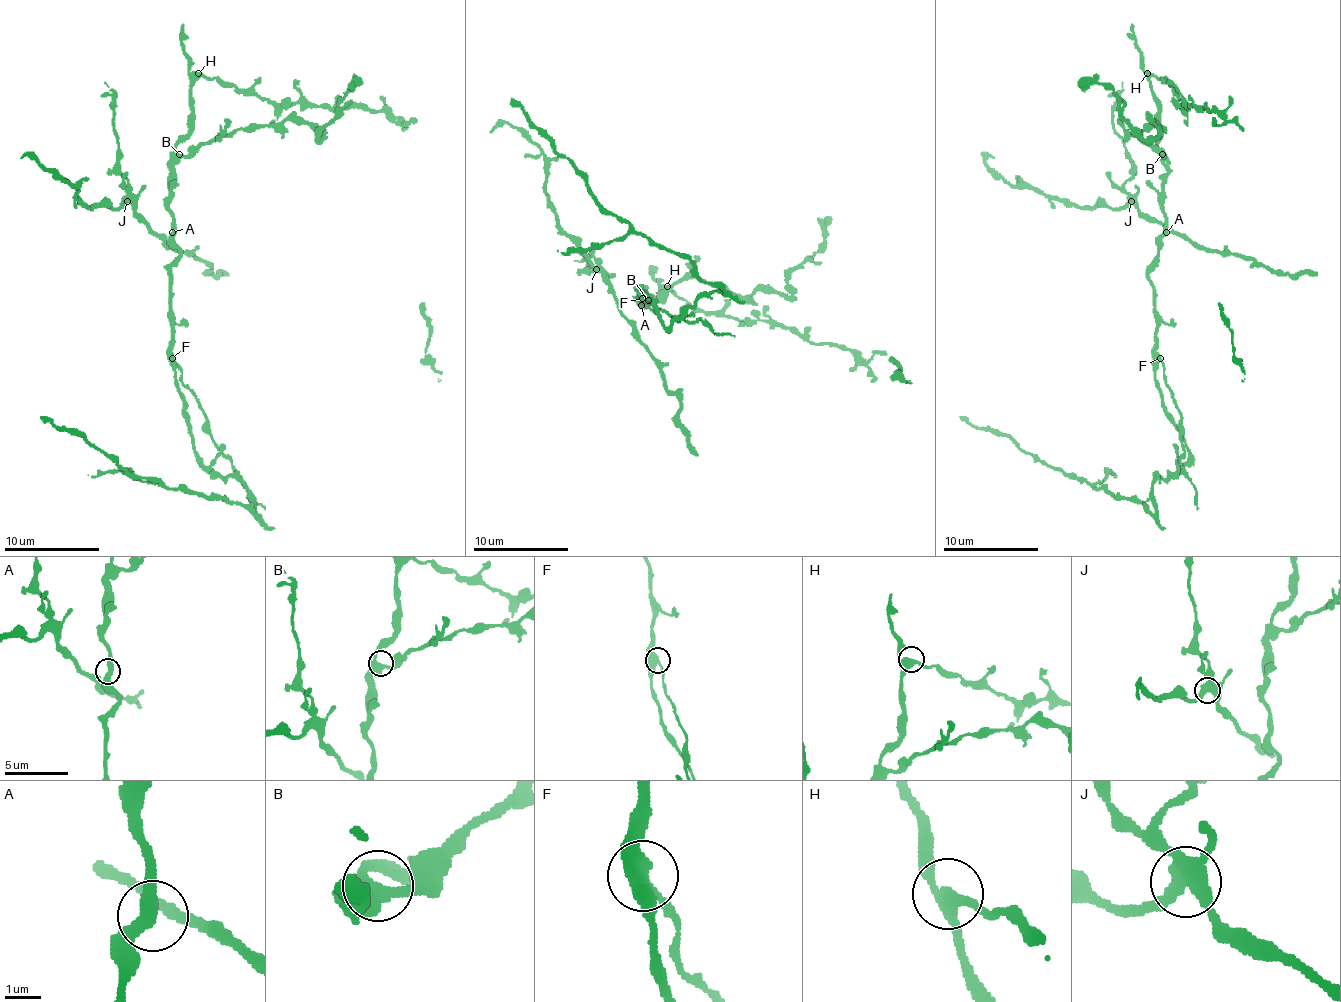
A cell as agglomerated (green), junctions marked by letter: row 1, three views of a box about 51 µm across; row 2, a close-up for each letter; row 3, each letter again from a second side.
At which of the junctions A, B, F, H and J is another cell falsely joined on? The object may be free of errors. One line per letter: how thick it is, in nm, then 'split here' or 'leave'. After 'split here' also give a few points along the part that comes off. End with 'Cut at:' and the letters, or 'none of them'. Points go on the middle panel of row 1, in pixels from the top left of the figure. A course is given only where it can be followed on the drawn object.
A: 360 nm thick; leave
B: 400 nm thick; leave
F: 360 nm thick; split here; foreign part runs (641, 298), (672, 319), (701, 319), (717, 336), (734, 336)
H: 280 nm thick; leave
J: 320 nm thick; leave
Cut at: F

